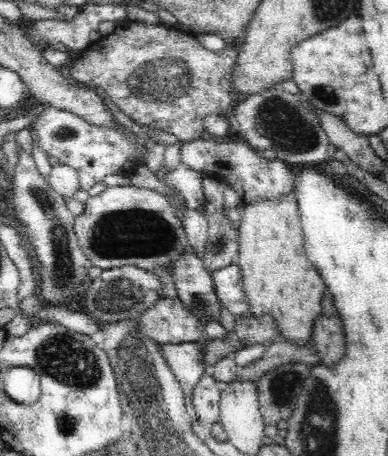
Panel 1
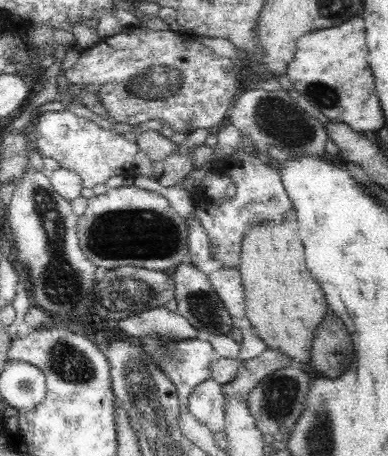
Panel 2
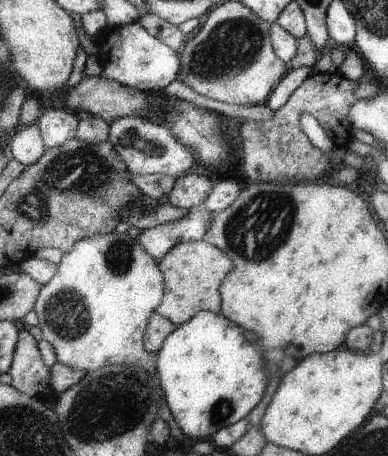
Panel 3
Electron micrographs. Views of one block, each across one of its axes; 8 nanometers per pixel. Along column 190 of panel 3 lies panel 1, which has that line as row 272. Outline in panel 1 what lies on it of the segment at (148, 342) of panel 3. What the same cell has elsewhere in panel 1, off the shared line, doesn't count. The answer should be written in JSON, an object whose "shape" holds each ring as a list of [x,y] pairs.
{"shape":[[[294,190],[278,198],[256,198],[242,206],[238,266],[242,272],[248,312],[252,316],[272,316],[280,328],[278,340],[282,342],[304,344],[312,338],[320,358],[318,364],[334,368],[346,350],[344,320],[338,316],[318,268],[310,264],[310,256],[306,254]]]}

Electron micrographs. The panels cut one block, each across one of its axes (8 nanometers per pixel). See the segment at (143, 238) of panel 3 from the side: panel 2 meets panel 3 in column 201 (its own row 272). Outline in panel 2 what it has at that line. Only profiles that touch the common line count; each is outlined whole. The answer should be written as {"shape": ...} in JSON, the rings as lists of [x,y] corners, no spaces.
{"shape":[[[222,268],[210,274],[210,284],[214,286],[218,298],[226,306],[228,314],[238,320],[246,318],[246,290],[242,284],[242,272],[234,268]]]}

